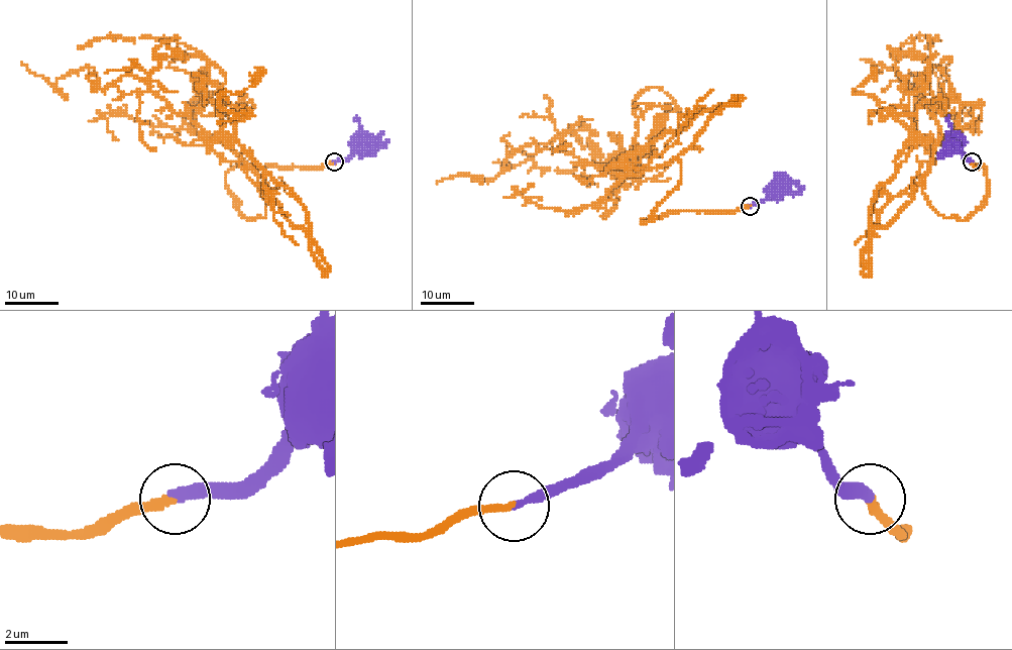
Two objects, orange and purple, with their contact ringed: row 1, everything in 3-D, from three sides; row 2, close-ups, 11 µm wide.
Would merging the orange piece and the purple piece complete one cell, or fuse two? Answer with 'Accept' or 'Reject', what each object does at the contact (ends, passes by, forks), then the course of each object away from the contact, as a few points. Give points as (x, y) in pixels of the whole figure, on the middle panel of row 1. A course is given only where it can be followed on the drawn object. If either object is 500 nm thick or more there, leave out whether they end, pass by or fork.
Accept. At the ring orange ends. At the ring purple ends. Course of orange: (750, 206), (641, 220), (678, 183), (680, 163), (614, 174), (558, 136), (517, 148), (482, 182), (436, 183). Course of purple: (750, 206), (761, 203), (775, 186)

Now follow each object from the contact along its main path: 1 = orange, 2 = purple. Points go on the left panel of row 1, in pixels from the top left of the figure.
1: (334, 161), (232, 167), (250, 219), (254, 173), (142, 81), (55, 84), (20, 63)
2: (334, 161), (345, 160), (360, 143)

